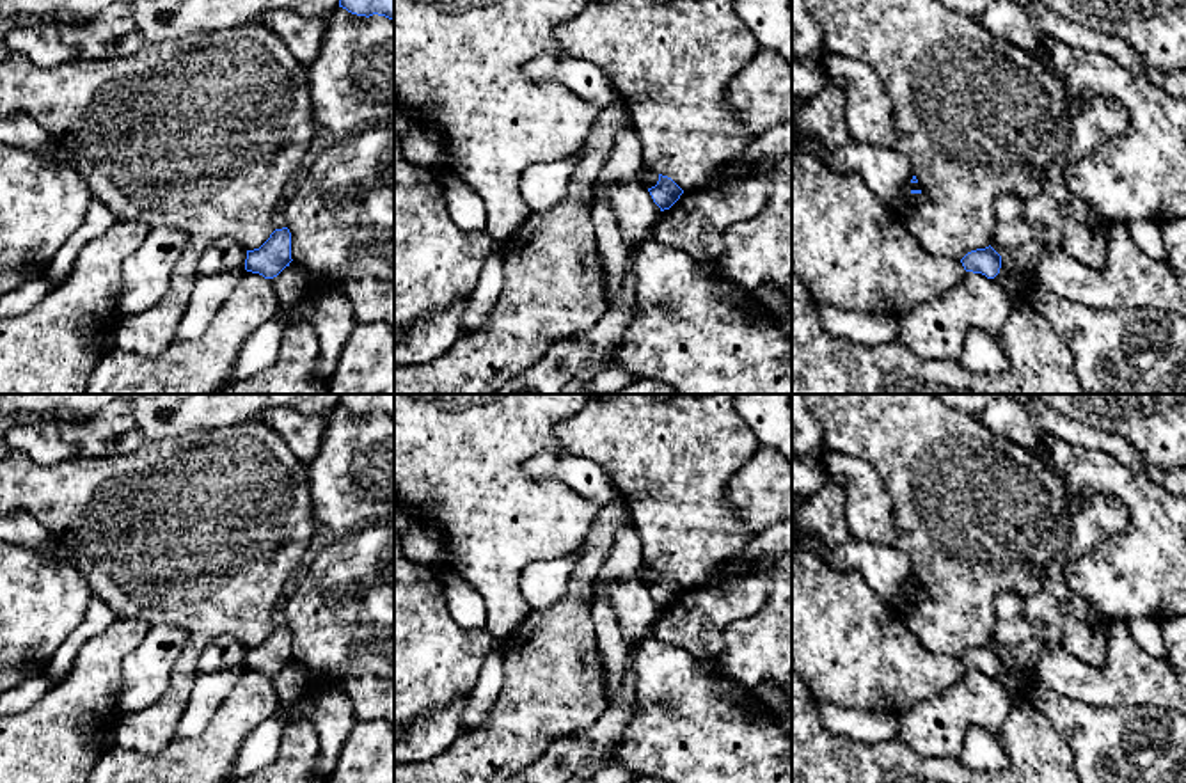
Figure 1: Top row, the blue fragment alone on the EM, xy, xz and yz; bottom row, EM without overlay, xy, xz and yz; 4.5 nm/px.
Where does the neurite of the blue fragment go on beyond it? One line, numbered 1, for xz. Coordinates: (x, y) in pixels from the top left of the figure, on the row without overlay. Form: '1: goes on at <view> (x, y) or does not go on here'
1: does not go on here

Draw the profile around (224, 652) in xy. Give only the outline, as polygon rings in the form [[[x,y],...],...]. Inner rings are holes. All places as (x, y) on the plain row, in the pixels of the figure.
[[[231,636],[213,639],[202,650],[197,660],[199,673],[224,671],[234,666],[245,666],[247,648]]]

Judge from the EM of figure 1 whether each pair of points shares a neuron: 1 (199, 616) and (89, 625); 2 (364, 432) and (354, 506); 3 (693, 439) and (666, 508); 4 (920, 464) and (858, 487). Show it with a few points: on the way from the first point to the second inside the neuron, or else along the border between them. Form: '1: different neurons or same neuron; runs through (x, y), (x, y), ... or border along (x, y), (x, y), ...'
1: different neurons; border along (93, 595), (98, 595), (118, 616)
2: same neuron; runs through (364, 450), (363, 460), (348, 474), (348, 489)
3: same neuron; runs through (677, 457), (673, 460), (673, 490)
4: different neurons; border along (844, 455), (874, 469), (890, 501), (890, 519)

